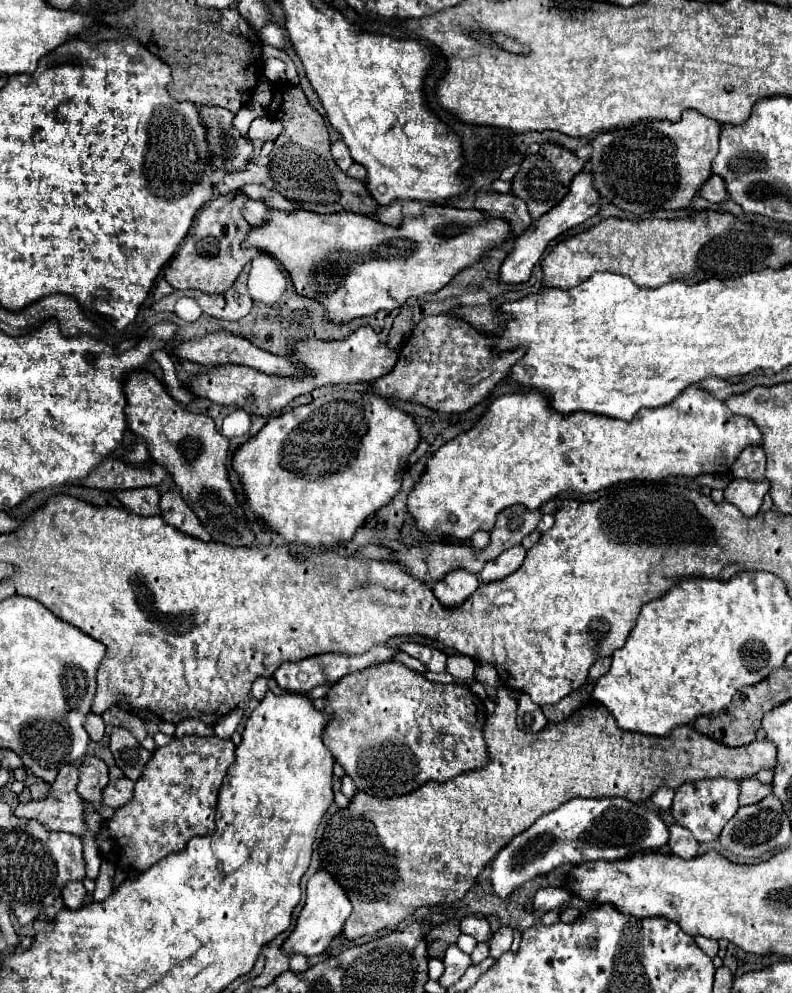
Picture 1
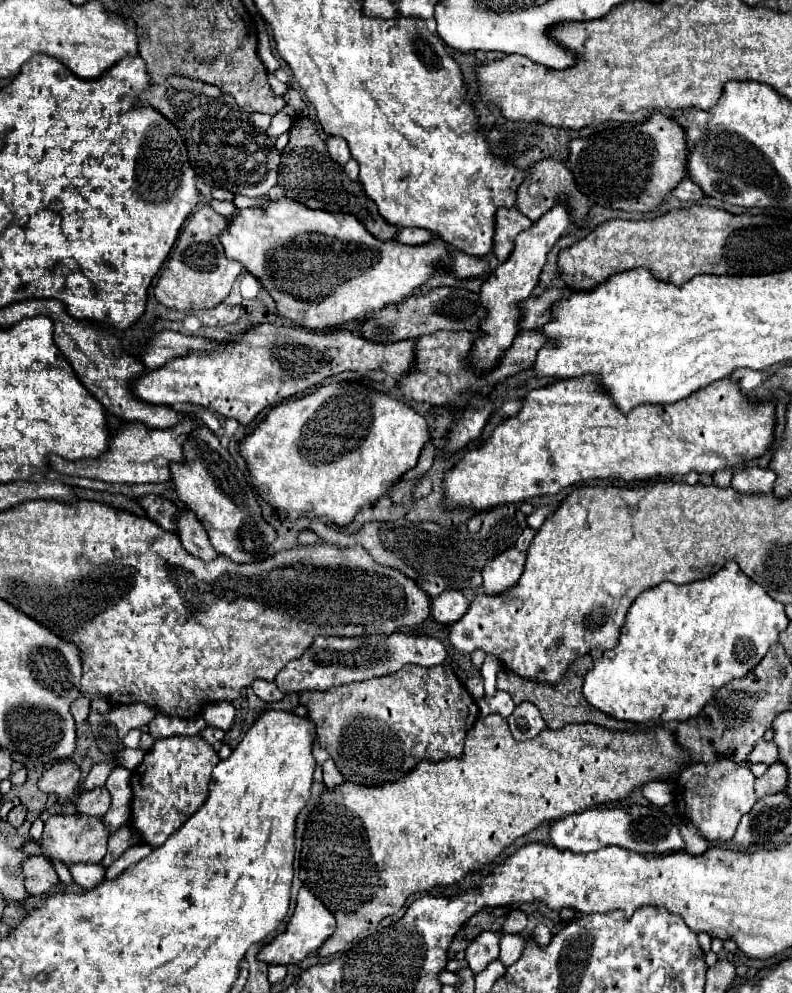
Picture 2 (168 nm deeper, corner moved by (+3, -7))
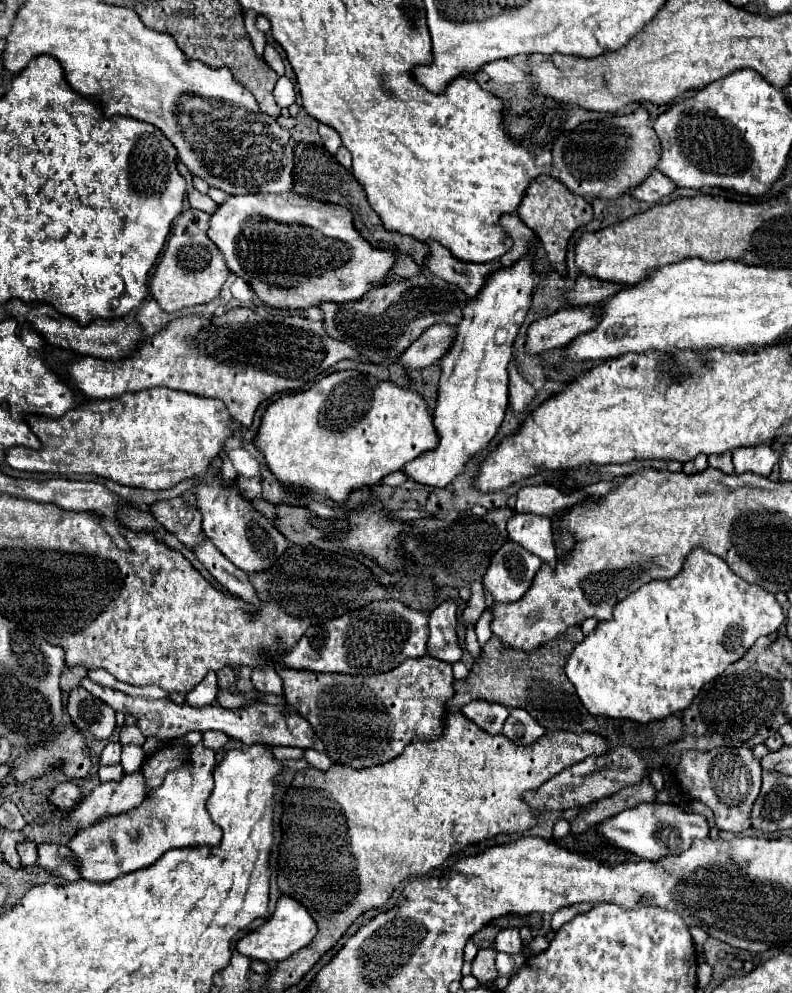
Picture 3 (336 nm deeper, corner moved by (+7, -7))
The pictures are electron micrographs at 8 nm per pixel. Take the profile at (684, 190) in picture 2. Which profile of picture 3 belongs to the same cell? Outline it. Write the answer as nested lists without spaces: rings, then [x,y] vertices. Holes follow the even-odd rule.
[[[656,170],[638,186],[638,190],[632,190],[632,194],[634,198],[644,202],[658,202],[664,196],[670,196],[674,190],[676,190],[676,184],[668,176]]]

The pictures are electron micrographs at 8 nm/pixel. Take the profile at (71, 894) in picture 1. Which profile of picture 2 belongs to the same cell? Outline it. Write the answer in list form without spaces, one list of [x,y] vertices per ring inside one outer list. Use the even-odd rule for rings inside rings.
[[[30,856],[20,864],[22,876],[24,876],[24,886],[26,886],[28,894],[32,894],[32,896],[46,894],[54,884],[58,884],[56,870],[48,862],[50,860],[46,860],[46,856]]]

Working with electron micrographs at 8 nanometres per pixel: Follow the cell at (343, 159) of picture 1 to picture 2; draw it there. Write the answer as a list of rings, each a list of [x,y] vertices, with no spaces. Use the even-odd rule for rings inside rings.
[[[330,136],[330,138],[326,140],[326,146],[328,146],[328,152],[330,152],[332,160],[336,160],[340,166],[344,166],[344,164],[348,162],[350,150],[348,150],[348,144],[346,144],[344,138],[340,138],[340,136]]]

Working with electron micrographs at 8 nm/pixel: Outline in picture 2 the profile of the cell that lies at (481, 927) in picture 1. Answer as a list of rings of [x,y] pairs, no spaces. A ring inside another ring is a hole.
[[[482,932],[466,948],[466,960],[474,976],[480,974],[490,962],[498,960],[498,956],[500,956],[500,934],[498,932]]]

